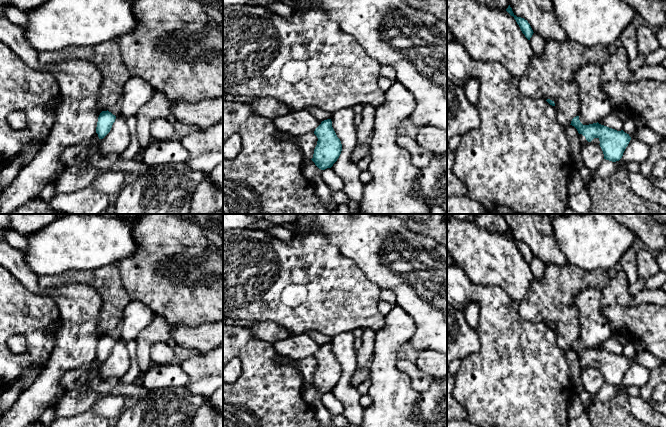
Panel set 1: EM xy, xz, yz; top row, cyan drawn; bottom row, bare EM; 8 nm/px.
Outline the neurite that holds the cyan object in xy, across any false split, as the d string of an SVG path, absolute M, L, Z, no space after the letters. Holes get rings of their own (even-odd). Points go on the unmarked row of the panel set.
M102 335L98 341L96 357L92 363L87 366L82 366L60 375L60 381L66 391L80 388L87 384L89 374L93 367L98 363L103 363L111 354L116 340L111 336Z

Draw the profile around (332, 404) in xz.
M331 392L322 395L322 403L331 415L340 415L344 413L344 406L340 400Z

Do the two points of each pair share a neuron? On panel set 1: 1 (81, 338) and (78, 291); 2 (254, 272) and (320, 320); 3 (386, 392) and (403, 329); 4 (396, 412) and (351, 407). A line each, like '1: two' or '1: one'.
1: one
2: one
3: one
4: two

